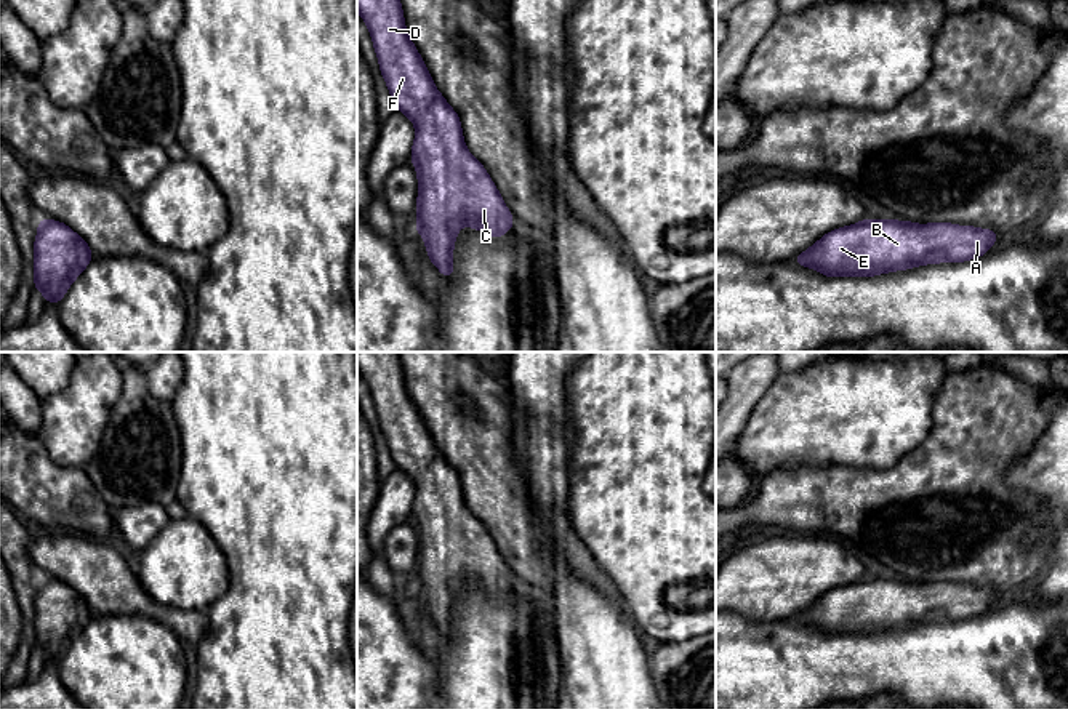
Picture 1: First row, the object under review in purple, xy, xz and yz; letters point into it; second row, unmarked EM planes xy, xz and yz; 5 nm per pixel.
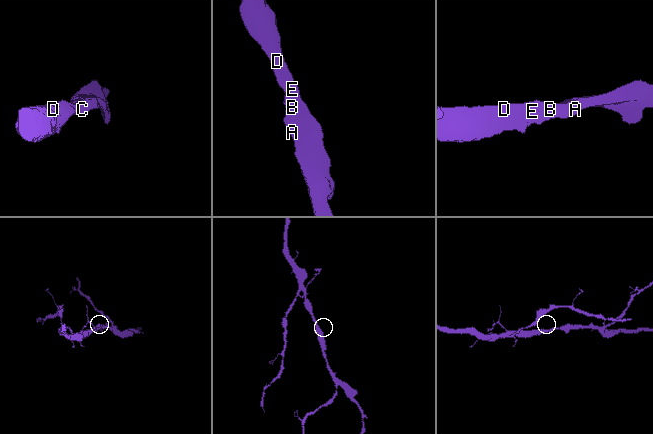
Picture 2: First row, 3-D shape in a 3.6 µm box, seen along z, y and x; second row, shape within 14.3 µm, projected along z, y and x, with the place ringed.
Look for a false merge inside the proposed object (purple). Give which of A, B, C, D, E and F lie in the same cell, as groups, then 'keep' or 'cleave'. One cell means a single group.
A B C D E F | keep

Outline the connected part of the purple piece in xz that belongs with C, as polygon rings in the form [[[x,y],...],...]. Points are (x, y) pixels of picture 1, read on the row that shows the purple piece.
[[[357,0],[357,11],[370,29],[379,70],[394,104],[415,123],[416,136],[412,146],[412,163],[418,173],[418,222],[415,230],[424,240],[429,261],[445,278],[450,278],[453,275],[453,243],[461,226],[479,229],[492,238],[498,238],[512,229],[514,216],[484,165],[466,149],[458,114],[436,88],[426,64],[407,34],[400,0]]]

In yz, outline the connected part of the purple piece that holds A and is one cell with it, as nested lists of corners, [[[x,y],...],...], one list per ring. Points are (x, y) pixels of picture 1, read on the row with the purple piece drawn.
[[[866,218],[825,234],[793,262],[818,269],[826,277],[873,277],[922,264],[975,259],[998,238],[994,230],[974,226]]]

